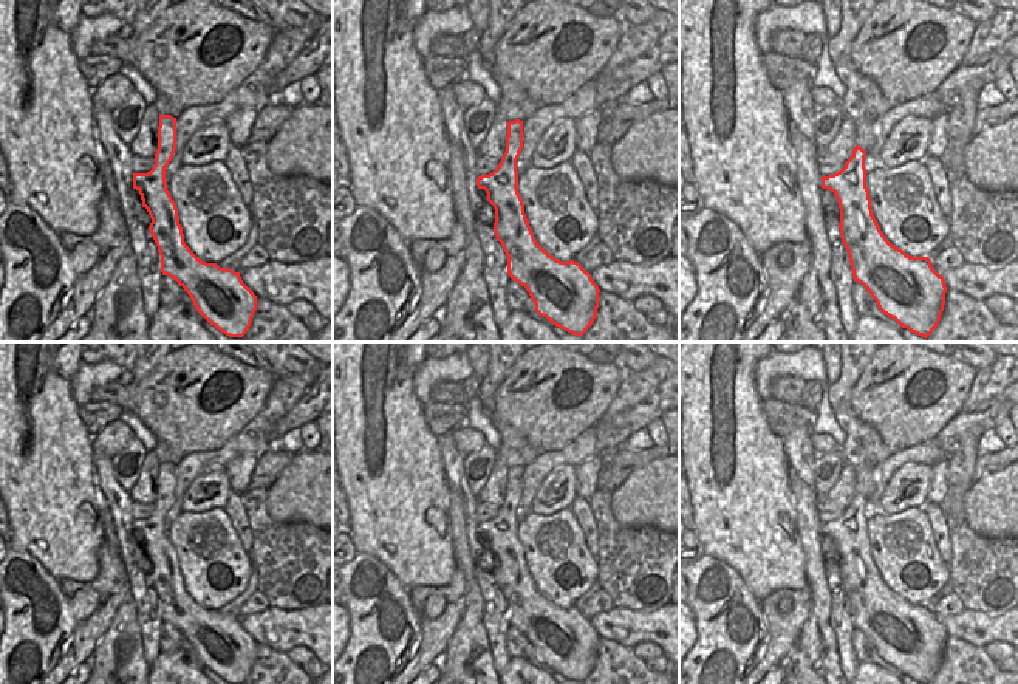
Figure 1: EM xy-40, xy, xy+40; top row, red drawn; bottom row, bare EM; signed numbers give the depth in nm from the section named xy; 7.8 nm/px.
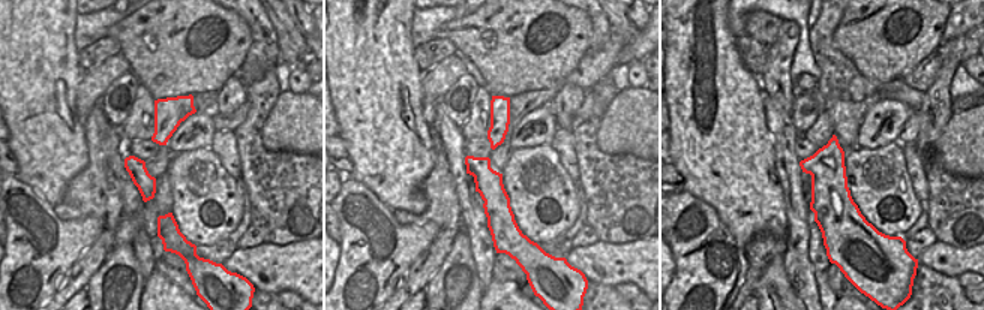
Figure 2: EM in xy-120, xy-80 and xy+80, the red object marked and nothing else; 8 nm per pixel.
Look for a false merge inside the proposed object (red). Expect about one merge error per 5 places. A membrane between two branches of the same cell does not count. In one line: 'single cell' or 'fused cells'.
single cell

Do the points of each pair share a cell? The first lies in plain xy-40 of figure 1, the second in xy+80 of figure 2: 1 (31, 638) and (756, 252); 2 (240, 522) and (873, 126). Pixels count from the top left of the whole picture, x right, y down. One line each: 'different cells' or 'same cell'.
1: different cells
2: different cells

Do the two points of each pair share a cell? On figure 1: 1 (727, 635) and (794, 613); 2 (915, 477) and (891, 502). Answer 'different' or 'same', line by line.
1: different
2: same

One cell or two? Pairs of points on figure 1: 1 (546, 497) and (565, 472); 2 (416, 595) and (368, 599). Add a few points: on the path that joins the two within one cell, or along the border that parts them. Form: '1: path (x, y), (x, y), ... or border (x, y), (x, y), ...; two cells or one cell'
1: path (553, 491), (562, 478); one cell
2: border (407, 590), (412, 607), (421, 616), (420, 630); two cells

